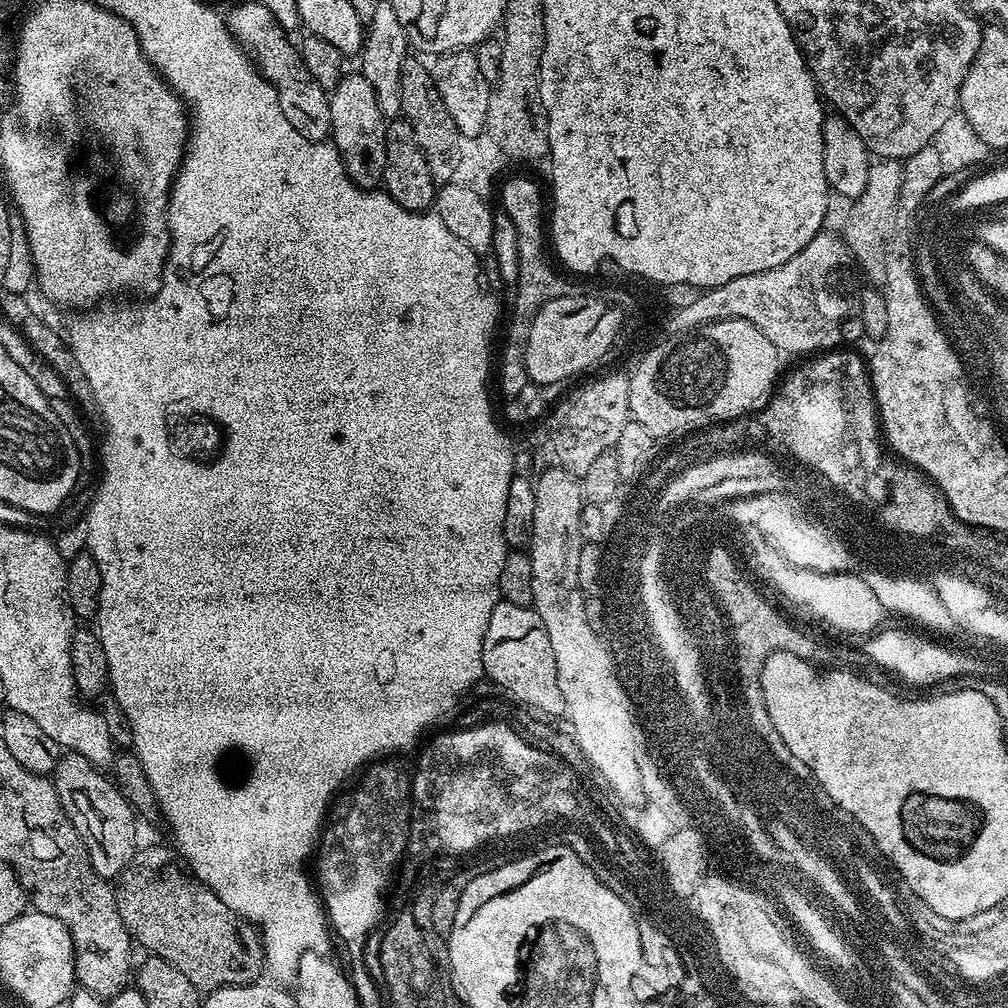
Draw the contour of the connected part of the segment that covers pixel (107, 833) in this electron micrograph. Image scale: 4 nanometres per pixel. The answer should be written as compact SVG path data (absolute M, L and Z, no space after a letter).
M65 751L59 757L51 782L56 787L62 810L82 838L94 870L103 880L111 881L136 857L137 812L132 809L115 783L101 769L95 768L82 754Z

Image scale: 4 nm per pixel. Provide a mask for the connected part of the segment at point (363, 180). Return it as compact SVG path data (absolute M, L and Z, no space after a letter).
M345 74L338 82L338 86L331 89L328 97L330 122L332 123L330 140L336 145L338 154L344 163L344 169L348 171L348 176L352 181L360 188L372 190L384 179L386 117L378 106L378 98L372 89L373 81L367 75L364 76Z

